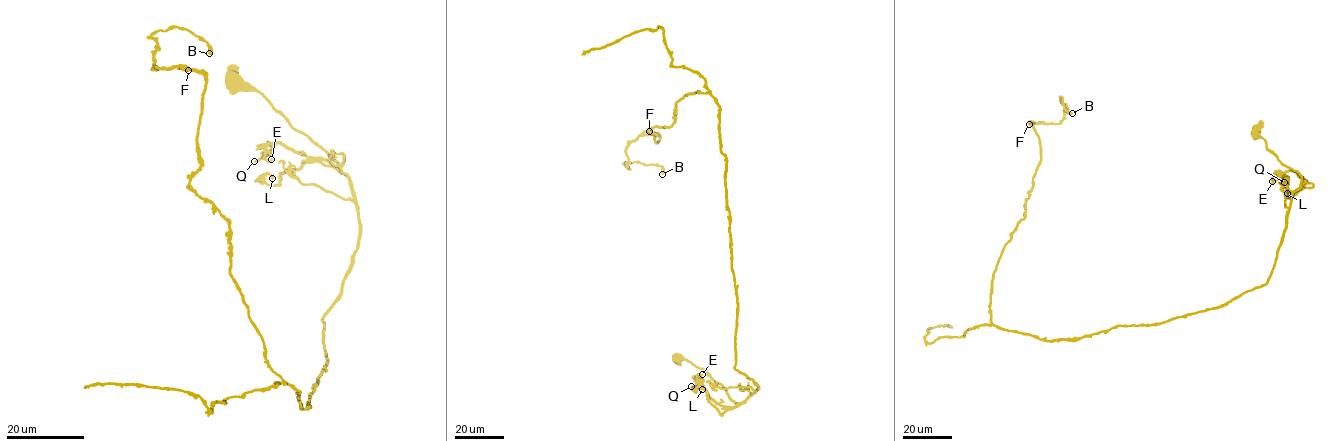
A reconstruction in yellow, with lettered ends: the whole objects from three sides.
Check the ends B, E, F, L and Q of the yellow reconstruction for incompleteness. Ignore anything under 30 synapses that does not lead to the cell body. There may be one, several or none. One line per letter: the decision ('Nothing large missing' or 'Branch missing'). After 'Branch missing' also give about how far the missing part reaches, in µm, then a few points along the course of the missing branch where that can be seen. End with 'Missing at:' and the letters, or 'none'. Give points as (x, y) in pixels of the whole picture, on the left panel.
B: Nothing large missing
E: Nothing large missing
F: Nothing large missing
L: Nothing large missing
Q: Nothing large missing
Missing at: none

